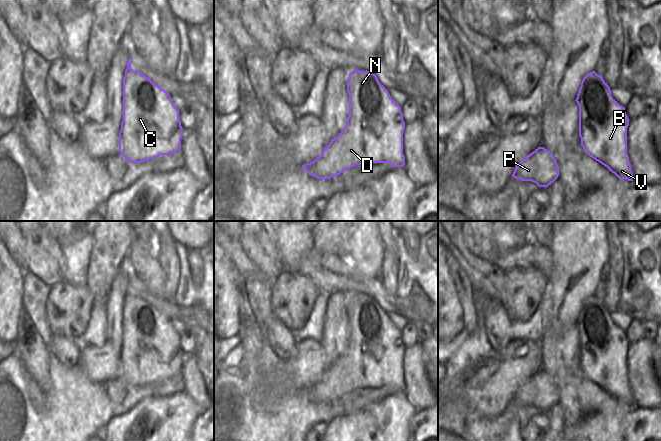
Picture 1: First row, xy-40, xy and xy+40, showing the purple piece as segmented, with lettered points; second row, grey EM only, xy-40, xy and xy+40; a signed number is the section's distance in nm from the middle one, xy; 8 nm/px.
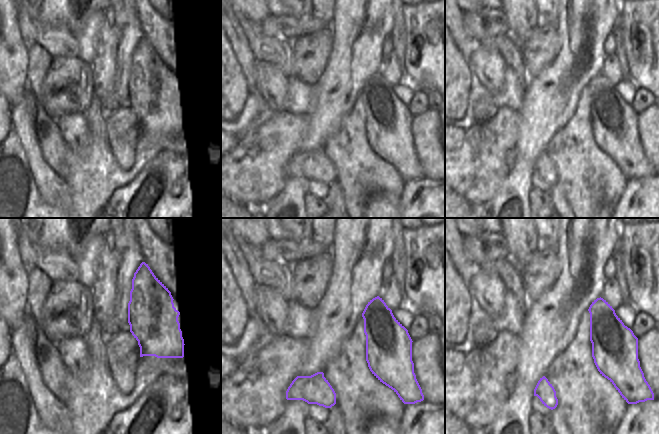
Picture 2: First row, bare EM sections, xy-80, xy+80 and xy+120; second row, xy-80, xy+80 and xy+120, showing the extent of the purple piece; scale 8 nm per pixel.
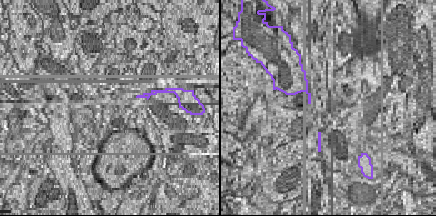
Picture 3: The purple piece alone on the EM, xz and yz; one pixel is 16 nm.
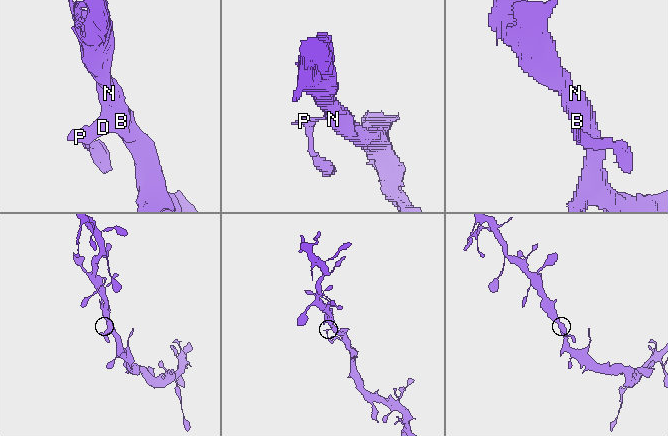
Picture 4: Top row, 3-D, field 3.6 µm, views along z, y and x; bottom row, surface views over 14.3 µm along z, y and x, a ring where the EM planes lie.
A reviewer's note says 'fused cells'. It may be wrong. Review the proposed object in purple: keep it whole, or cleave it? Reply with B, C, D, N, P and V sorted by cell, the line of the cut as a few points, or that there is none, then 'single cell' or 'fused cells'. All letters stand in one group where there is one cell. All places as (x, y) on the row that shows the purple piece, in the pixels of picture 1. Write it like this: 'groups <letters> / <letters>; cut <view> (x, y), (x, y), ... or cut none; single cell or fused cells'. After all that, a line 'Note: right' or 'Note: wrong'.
groups B C D N P V; cut none; single cell
Note: wrong

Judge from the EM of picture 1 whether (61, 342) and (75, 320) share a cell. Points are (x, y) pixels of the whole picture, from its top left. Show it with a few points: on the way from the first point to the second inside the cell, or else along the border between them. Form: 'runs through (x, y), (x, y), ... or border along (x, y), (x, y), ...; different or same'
border along (51, 334), (61, 334), (71, 340); different

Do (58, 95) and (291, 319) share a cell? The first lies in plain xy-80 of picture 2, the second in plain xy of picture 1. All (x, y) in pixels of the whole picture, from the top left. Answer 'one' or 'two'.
one

